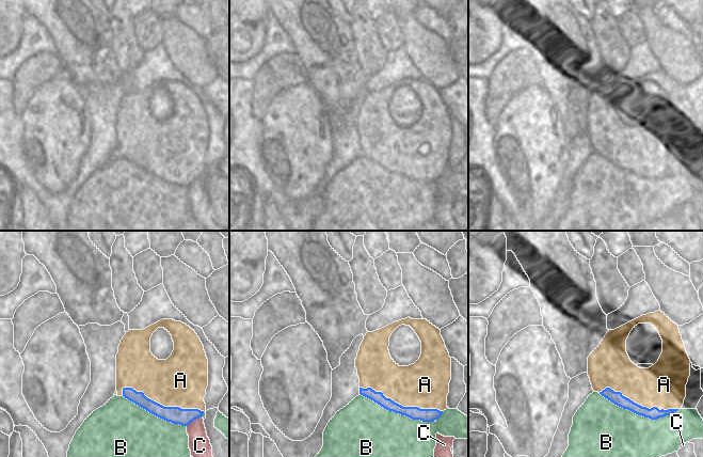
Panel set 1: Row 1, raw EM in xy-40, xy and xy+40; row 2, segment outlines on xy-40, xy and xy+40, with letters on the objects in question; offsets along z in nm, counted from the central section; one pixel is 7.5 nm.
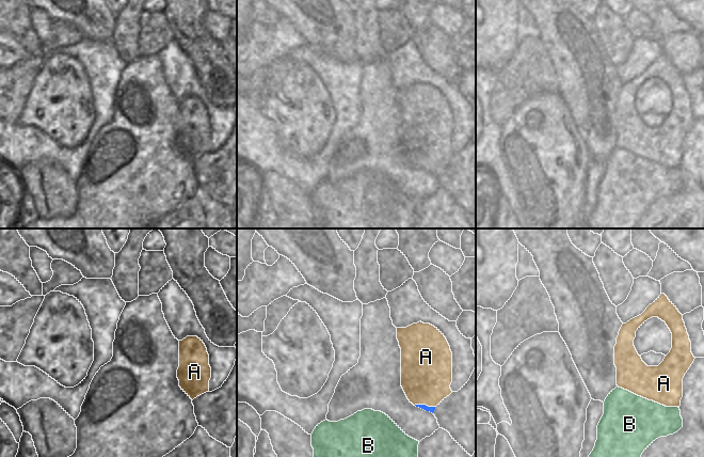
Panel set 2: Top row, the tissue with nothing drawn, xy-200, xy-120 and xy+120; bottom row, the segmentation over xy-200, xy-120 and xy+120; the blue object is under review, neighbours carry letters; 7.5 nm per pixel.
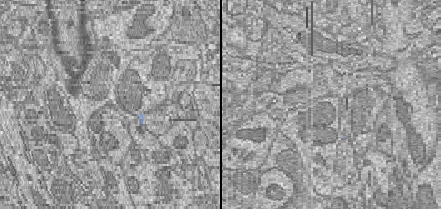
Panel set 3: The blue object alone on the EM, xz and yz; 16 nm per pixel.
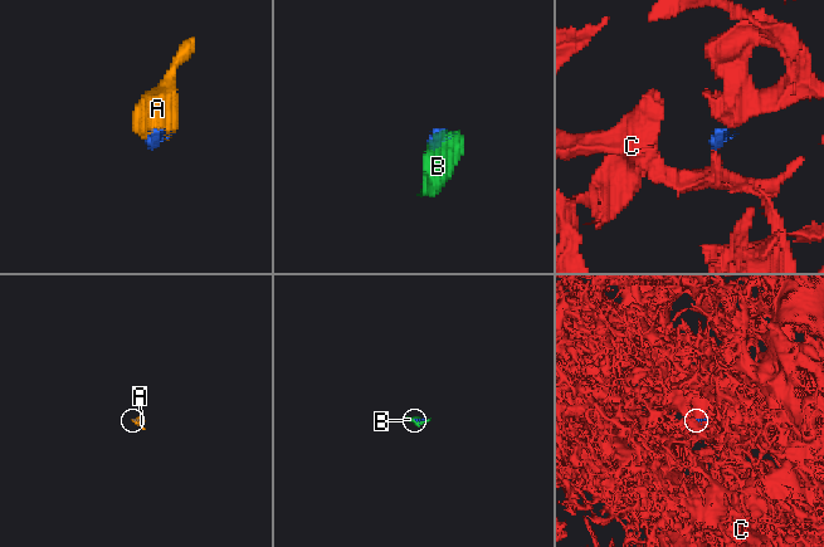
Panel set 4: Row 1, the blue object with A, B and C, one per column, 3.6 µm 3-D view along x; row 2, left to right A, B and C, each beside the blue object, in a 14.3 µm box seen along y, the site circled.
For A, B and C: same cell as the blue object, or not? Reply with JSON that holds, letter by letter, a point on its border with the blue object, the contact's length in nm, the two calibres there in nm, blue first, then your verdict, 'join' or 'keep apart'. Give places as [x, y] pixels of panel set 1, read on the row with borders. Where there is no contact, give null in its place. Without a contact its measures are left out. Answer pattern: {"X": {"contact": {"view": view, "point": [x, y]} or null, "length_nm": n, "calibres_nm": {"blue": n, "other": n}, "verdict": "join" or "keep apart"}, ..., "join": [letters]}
{"A": {"contact": {"view": "xy-40", "point": [163, 406]}, "length_nm": 650, "calibres_nm": {"blue": 130, "other": 400}, "verdict": "keep apart"}, "B": {"contact": {"view": "xy+40", "point": [638, 414]}, "length_nm": 600, "calibres_nm": {"blue": 90, "other": 400}, "verdict": "join"}, "C": {"contact": {"view": "xy-40", "point": [193, 420]}, "length_nm": 130, "calibres_nm": {"blue": 130, "other": 160}, "verdict": "keep apart"}, "join": ["B"]}

